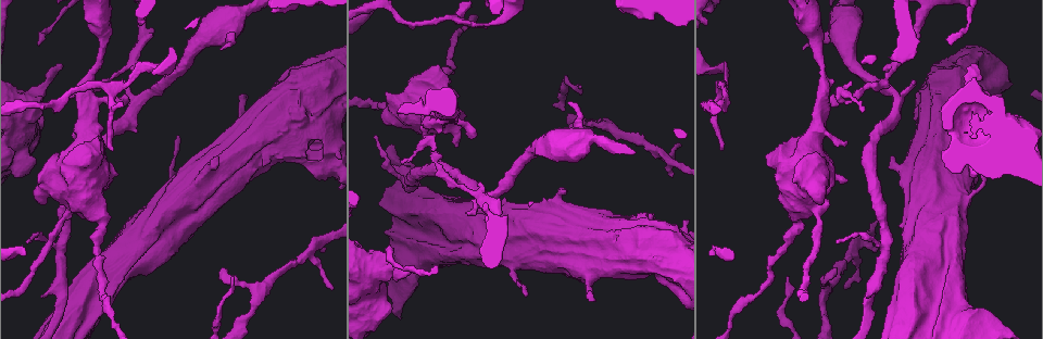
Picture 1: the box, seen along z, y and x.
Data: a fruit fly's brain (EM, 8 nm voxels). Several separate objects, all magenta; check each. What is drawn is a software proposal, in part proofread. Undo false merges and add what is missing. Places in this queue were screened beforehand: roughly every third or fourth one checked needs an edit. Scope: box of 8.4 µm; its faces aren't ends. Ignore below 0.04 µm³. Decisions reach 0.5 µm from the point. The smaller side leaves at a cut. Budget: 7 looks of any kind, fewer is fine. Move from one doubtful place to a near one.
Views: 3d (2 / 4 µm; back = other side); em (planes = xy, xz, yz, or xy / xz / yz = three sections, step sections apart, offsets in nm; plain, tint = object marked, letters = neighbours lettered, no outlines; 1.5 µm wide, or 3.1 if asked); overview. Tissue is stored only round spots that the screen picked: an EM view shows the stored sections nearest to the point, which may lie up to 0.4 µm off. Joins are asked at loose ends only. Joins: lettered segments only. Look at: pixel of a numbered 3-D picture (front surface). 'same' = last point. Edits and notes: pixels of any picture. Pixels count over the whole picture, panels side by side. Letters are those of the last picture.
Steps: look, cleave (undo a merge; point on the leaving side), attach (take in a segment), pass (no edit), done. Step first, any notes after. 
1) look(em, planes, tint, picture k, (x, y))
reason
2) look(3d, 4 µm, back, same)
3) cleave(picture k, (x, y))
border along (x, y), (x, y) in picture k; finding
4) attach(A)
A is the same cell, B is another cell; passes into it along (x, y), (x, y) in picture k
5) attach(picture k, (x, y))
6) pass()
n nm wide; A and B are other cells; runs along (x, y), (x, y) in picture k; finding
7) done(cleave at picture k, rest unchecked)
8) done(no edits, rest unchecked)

look(3d, 4 µm, picture 1, (525, 293))
tapers out

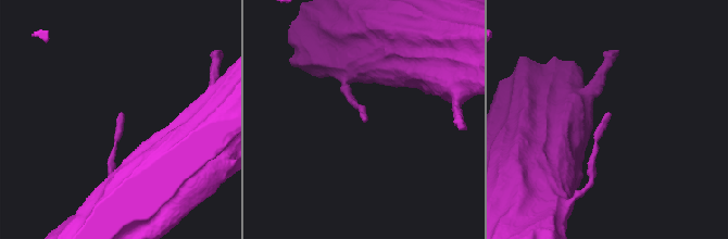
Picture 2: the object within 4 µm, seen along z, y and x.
look(em, planes, letters, picture 2, (606, 115))
need the tissue

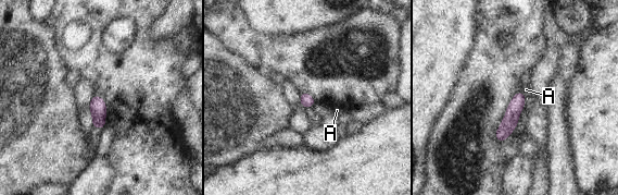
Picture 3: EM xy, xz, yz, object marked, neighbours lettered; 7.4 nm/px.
pass()
A touches over 60 nm; A is another cell; none of them fits

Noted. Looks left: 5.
look(3d, 2 µm, back, picture 1, (824, 90))
small branch off a trunk

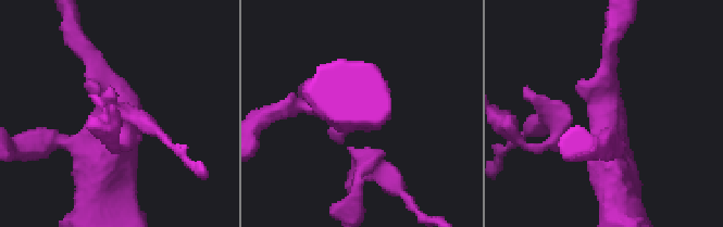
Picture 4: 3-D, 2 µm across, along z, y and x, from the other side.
look(em, yz, step 4, tint, picture 4, (600, 120))
shape alone is not enough

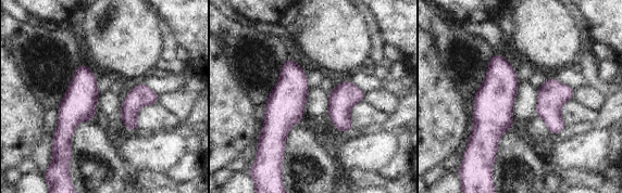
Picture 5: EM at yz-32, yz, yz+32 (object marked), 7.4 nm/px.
look(em, yz, step 4, letters, same)
what lies round it

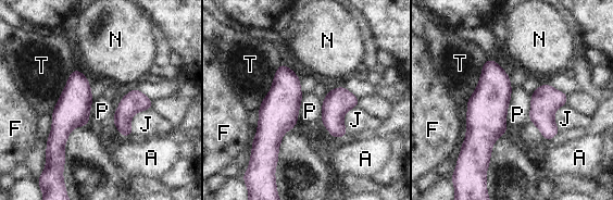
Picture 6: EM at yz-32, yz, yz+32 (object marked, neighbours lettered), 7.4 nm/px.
pass()
A, F, J, N, P and T are other cells; border along (512, 89), (507, 111), (507, 124) in picture 6; one cell here

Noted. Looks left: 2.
look(3d, 2 µm, picture 1, (838, 242))
thin end

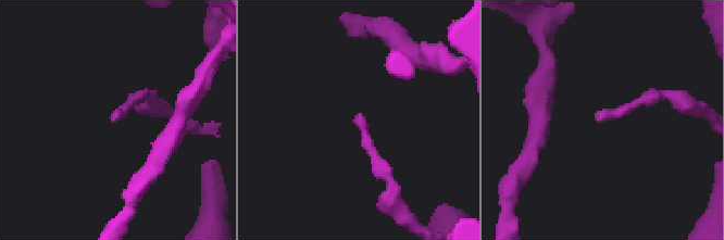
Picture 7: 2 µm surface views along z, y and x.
look(em, planes, letters, picture 7, (357, 118))

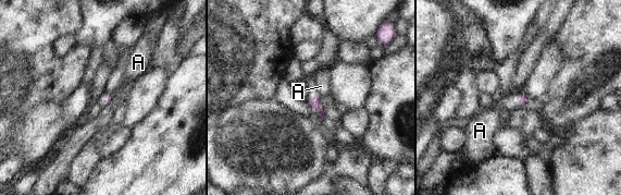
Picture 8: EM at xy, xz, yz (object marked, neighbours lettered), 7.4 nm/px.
pass()
A is another cell; border along (313, 93), (319, 97) in picture 8; no lettered segment goes on from it

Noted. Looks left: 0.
done(no edits, rest unchecked)

